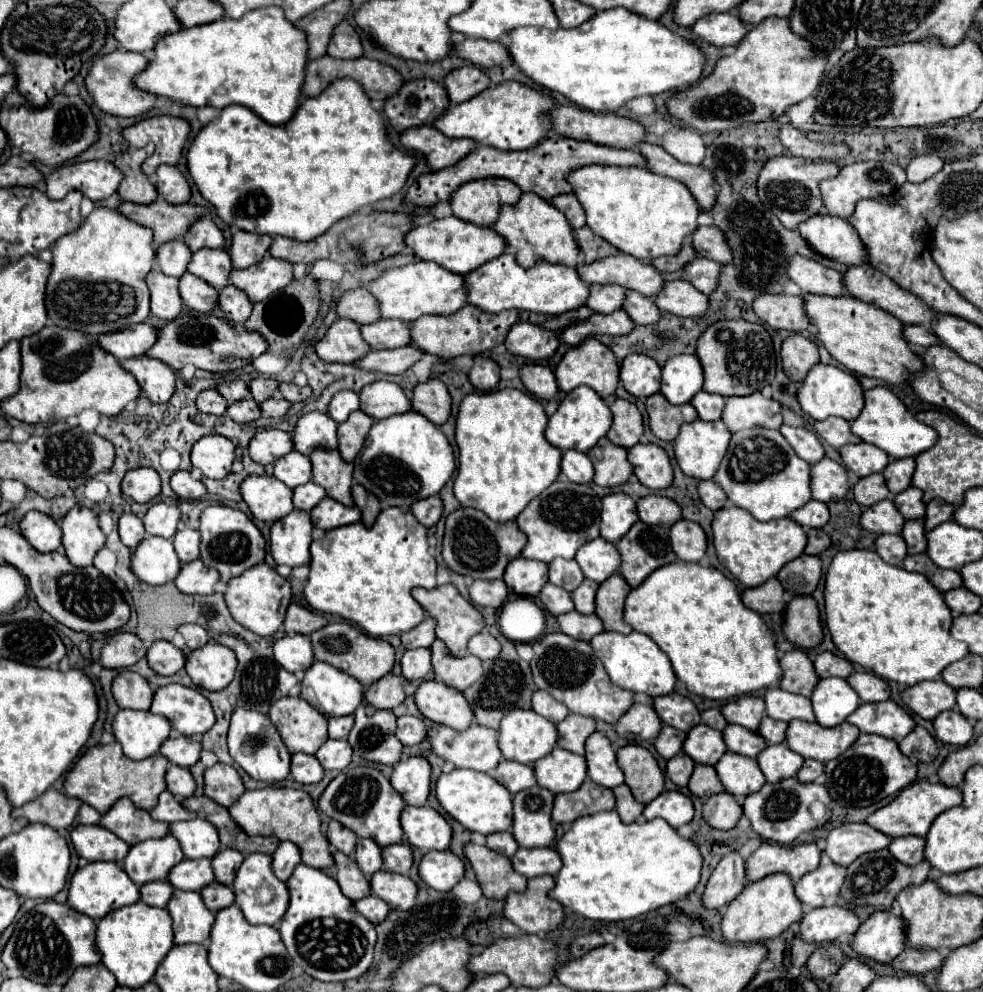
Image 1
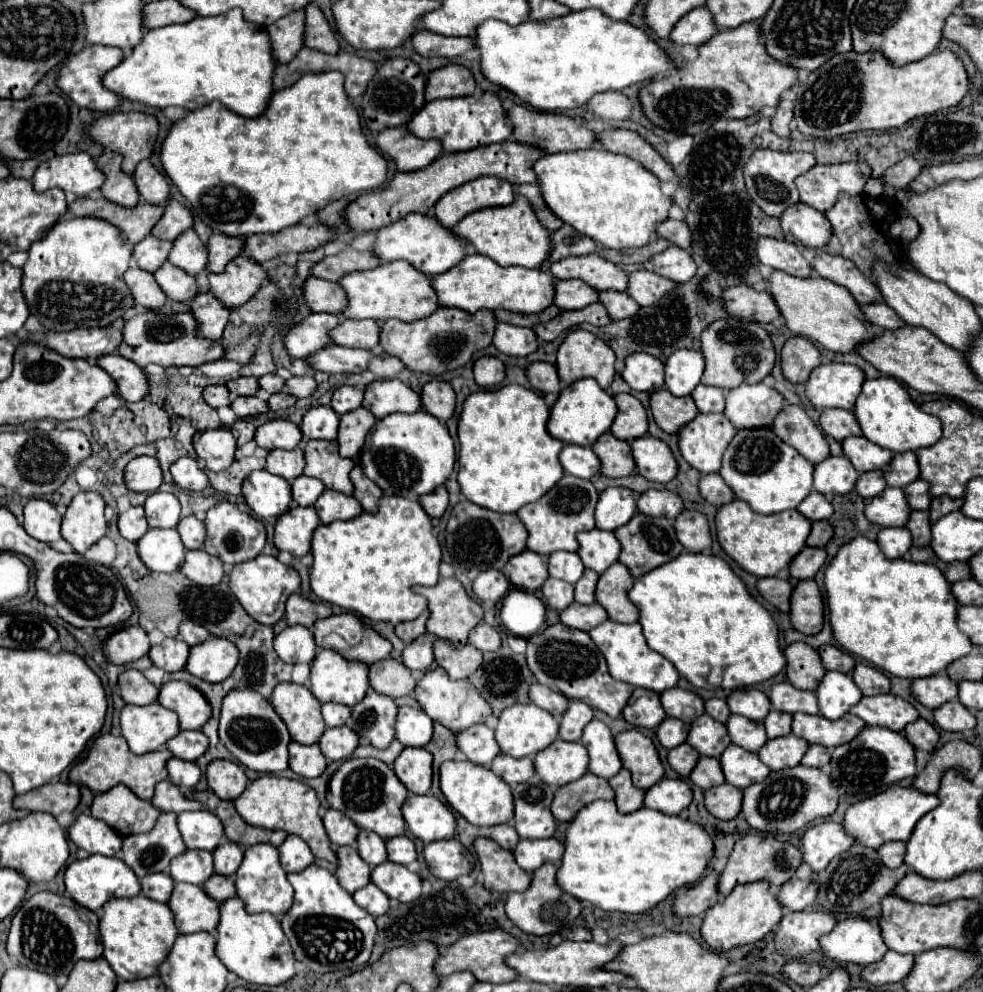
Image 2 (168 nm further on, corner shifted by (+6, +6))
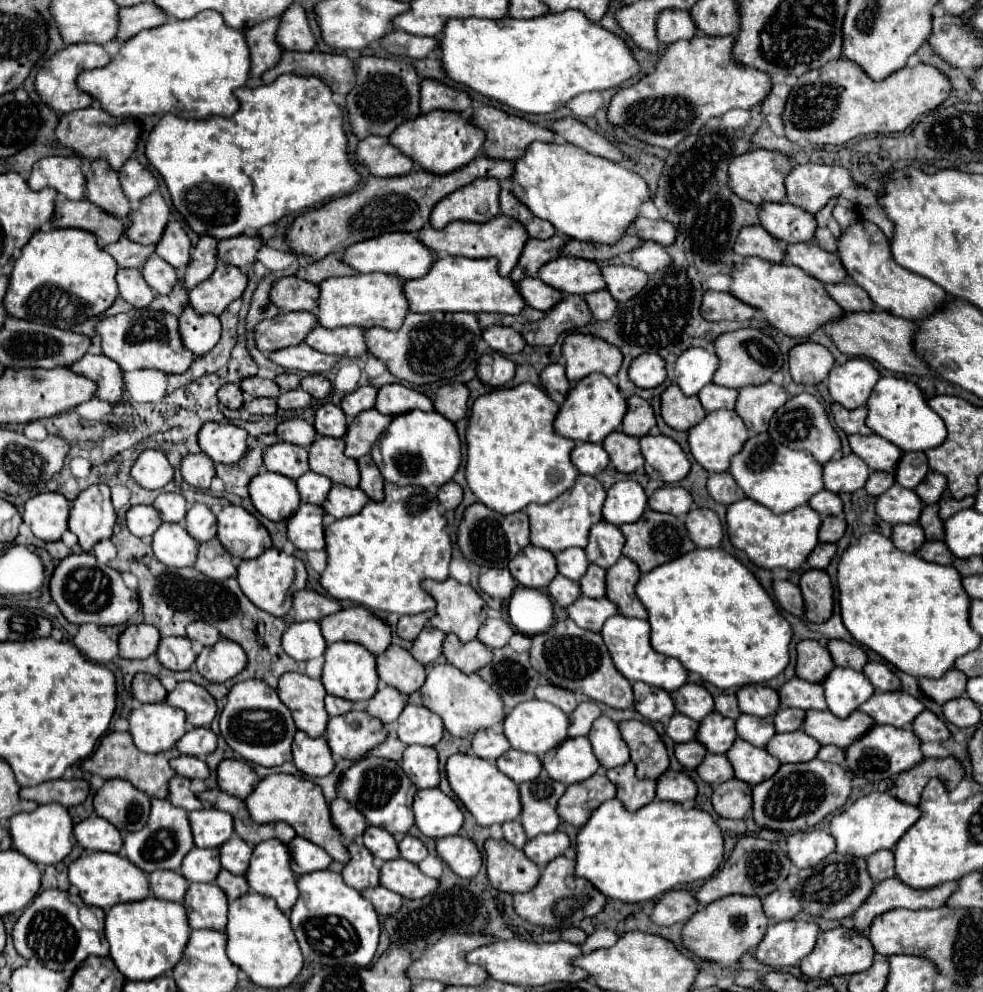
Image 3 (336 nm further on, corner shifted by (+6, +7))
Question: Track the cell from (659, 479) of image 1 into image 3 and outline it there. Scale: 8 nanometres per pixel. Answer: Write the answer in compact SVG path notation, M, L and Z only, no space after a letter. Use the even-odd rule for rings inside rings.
M646 435L640 439L644 455L644 471L662 483L678 483L686 477L690 461L682 447L666 435Z

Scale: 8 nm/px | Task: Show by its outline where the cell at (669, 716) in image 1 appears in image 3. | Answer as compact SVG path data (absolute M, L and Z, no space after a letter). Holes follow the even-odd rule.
M686 683L670 695L676 705L676 711L688 715L694 721L700 721L702 717L706 717L714 709L714 699L702 685Z

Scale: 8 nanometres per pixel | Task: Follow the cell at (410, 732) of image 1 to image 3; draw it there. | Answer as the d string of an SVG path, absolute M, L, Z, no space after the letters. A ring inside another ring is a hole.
M406 705L398 717L398 739L406 745L434 745L442 739L442 719L426 707Z

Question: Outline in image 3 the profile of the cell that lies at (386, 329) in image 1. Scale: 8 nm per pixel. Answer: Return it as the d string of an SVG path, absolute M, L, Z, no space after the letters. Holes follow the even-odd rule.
M348 325L348 327L338 327L338 329L326 329L326 327L314 327L308 337L306 343L322 353L330 353L330 355L340 355L340 357L362 357L368 355L368 347L366 347L366 339L360 327L356 325Z

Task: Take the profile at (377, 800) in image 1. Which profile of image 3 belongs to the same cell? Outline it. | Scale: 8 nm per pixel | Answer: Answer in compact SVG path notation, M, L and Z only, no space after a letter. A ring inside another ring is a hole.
M372 755L356 761L350 769L346 769L338 783L338 797L356 807L370 825L382 827L392 835L406 835L408 829L414 825L412 797L416 791L416 785L412 785L412 781L404 775L402 767L396 761Z

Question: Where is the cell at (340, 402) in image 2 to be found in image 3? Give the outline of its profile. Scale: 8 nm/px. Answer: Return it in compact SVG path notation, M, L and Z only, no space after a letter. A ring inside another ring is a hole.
M364 385L364 387L358 387L358 389L352 391L352 393L346 393L346 395L342 397L342 401L340 401L342 411L344 411L348 417L356 417L360 411L374 407L376 391L378 391L378 389L372 387L372 385Z

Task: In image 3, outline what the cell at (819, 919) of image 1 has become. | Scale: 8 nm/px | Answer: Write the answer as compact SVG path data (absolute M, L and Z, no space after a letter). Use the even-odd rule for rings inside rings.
M812 921L772 923L756 949L756 959L776 969L798 965L814 949L818 931L820 927Z

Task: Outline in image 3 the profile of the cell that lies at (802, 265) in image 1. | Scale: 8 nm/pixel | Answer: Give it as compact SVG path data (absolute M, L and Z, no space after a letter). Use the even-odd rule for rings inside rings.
M746 227L738 233L738 241L734 243L734 251L740 257L760 257L770 263L784 261L784 245L772 237L764 227Z

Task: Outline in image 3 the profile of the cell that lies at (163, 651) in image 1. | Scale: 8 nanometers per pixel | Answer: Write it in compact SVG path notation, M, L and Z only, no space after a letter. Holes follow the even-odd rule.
M166 637L160 641L156 657L170 671L186 671L194 665L196 653L188 637Z

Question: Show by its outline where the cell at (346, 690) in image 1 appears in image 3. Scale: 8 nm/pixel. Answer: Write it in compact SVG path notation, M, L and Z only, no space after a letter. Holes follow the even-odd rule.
M334 643L326 647L324 653L324 669L322 669L322 685L326 687L326 693L348 699L352 703L356 701L368 701L376 689L378 689L378 675L376 675L376 657L372 653L366 653L360 645L346 643Z

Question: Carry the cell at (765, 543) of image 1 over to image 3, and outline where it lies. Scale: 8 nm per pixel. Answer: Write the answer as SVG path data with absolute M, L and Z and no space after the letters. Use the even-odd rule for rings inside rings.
M748 497L732 503L726 513L726 531L730 537L730 543L736 549L746 551L748 559L762 567L762 569L788 569L794 571L804 565L806 557L818 543L818 527L820 527L820 515L814 513L808 505L800 505L788 513L772 513L764 505L758 505L756 501Z

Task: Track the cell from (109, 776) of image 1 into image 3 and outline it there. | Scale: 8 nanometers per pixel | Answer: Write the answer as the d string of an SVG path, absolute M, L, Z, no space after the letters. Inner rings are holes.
M112 731L108 735L104 735L100 739L100 745L98 749L82 761L80 769L86 771L86 773L96 773L100 775L102 779L126 779L130 781L138 791L150 795L150 797L158 797L158 799L166 799L168 795L168 781L174 777L174 771L170 769L168 761L172 757L176 757L178 751L176 749L170 749L170 751L162 751L162 753L156 753L156 755L146 755L146 753L140 753L134 743L132 743L132 737L130 733L120 733L120 731Z

